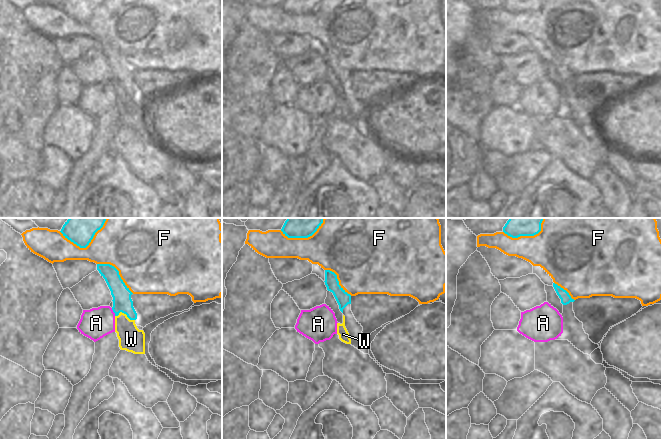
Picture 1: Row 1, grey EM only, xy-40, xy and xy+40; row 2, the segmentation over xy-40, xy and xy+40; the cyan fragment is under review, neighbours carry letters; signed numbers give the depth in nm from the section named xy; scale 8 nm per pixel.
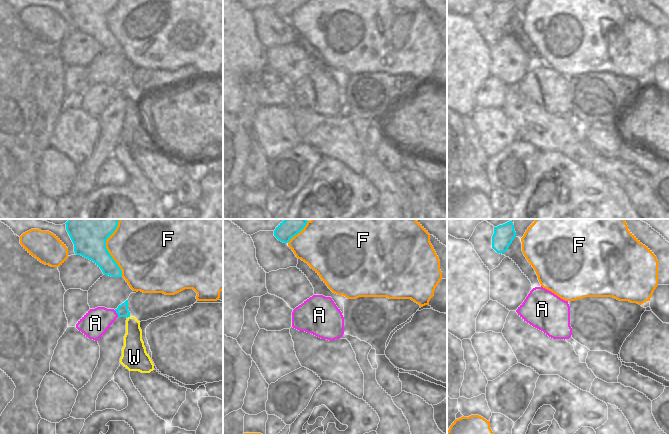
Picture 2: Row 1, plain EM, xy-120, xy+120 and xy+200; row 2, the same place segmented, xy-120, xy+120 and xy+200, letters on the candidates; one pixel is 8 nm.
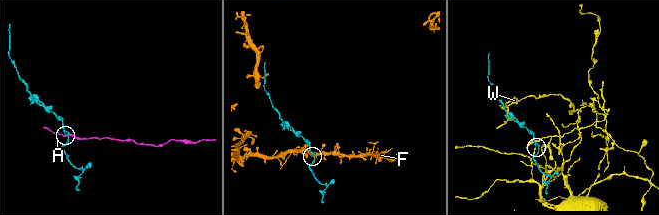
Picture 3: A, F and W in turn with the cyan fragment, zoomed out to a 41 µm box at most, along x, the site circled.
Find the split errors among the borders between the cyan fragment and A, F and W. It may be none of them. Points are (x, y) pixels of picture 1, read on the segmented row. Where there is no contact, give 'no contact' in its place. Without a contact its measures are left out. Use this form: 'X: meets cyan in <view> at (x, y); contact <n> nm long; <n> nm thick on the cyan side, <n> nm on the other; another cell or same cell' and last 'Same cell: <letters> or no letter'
A: meets cyan in xy-40 at (113, 311); contact 70 nm long; 160 nm thick on the cyan side, 240 nm on the other; another cell
F: meets cyan in xy-40 at (86, 246); contact 400 nm long; 280 nm thick on the cyan side, 360 nm on the other; another cell
W: meets cyan in xy-40 at (125, 313); contact 170 nm long; 160 nm thick on the cyan side, 200 nm on the other; another cell
Same cell: no letter

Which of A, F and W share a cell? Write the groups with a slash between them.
A / F / W

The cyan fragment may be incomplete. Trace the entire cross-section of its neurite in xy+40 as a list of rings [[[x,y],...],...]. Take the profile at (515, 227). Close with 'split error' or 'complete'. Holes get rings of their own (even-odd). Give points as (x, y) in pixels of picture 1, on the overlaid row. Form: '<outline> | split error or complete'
[[[509,218],[503,232],[512,238],[534,236],[541,231],[543,218]]] | complete

